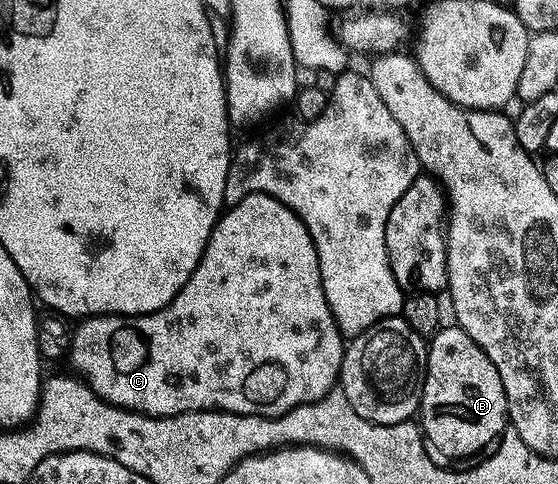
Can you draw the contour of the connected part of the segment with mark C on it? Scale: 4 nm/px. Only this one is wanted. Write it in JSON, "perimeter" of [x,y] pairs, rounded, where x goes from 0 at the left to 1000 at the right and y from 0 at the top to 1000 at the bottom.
{"perimeter":[[[459,397],[453,405],[444,405],[423,432],[403,436],[396,444],[392,459],[387,461],[387,473],[380,479],[376,500],[369,508],[369,517],[362,525],[362,541],[355,550],[355,558],[348,558],[348,566],[341,574],[341,583],[333,583],[333,591],[319,607],[319,616],[312,616],[312,624],[305,624],[305,632],[297,632],[290,640],[283,640],[272,653],[167,653],[145,667],[142,676],[129,688],[129,733],[125,738],[125,754],[138,779],[158,795],[163,808],[170,810],[181,826],[188,826],[192,835],[201,835],[208,843],[222,843],[229,851],[249,851],[254,860],[324,860],[326,855],[341,855],[342,851],[410,851],[412,855],[427,855],[428,860],[475,860],[477,864],[491,864],[520,855],[520,847],[527,847],[534,839],[548,839],[570,831],[577,822],[584,822],[584,814],[604,808],[609,789],[609,767],[616,754],[616,729],[620,725],[620,696],[609,688],[609,676],[602,671],[602,659],[591,636],[588,622],[590,597],[581,597],[582,564],[577,560],[577,525],[568,517],[566,502],[559,490],[559,479],[545,465],[541,450],[523,430],[511,426],[505,413],[496,413],[493,403],[480,401],[471,405],[470,399]]]}

